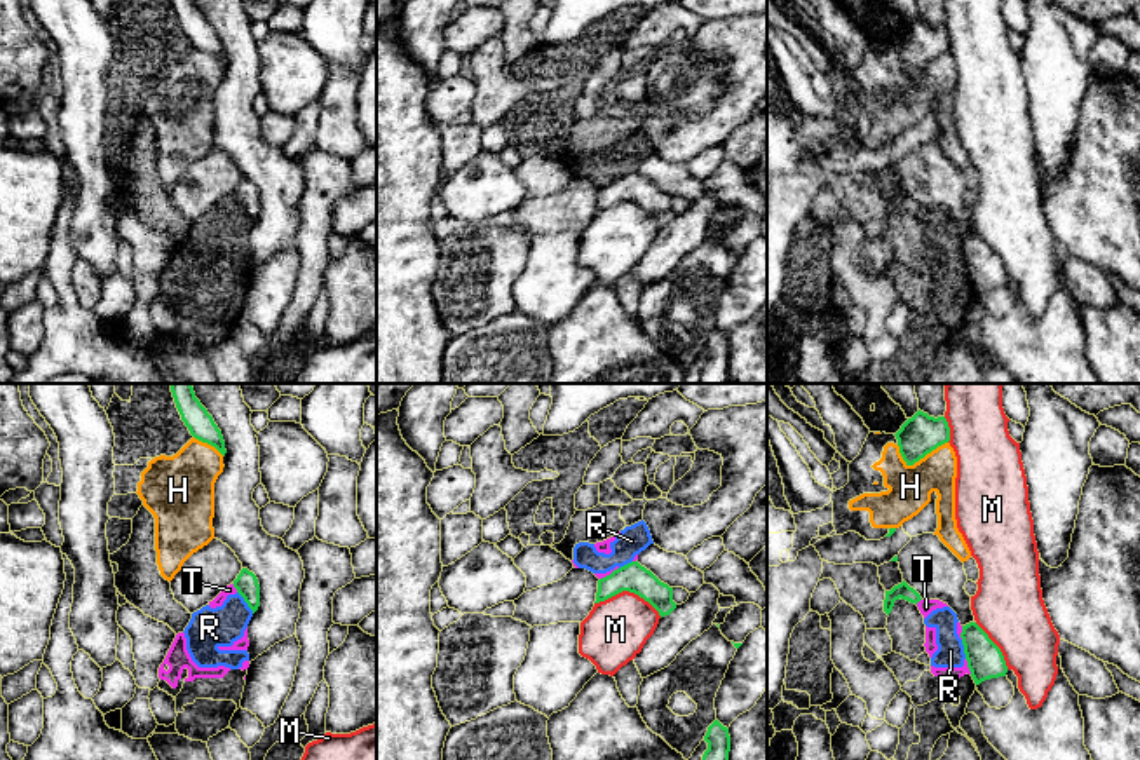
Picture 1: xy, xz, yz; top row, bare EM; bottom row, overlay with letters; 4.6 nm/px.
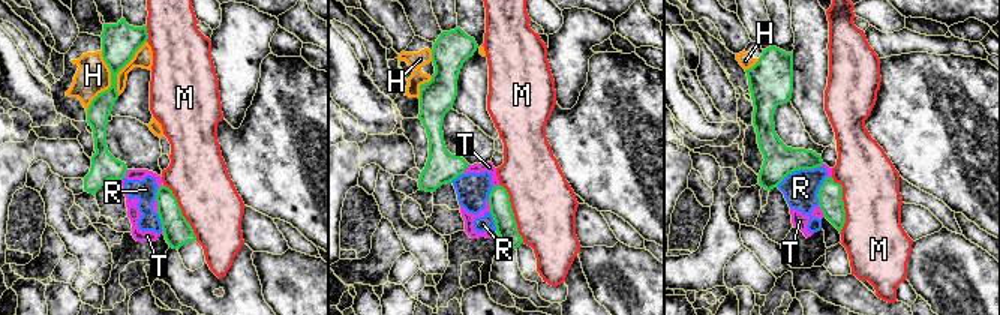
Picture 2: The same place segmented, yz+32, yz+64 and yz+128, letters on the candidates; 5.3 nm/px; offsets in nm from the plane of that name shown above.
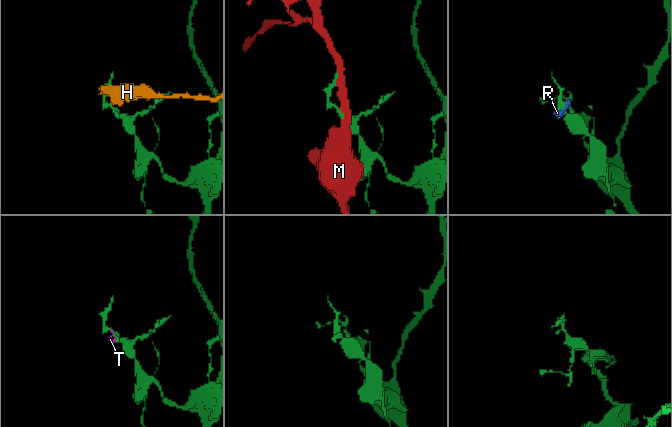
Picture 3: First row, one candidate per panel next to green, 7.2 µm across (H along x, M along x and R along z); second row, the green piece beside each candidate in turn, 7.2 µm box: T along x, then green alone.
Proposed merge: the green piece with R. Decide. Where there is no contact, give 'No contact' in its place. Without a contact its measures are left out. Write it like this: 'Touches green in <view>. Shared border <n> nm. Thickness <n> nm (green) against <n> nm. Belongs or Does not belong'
Touches green in xy. Shared border 130 nm. Thickness 110 nm (green) against 190 nm. Does not belong

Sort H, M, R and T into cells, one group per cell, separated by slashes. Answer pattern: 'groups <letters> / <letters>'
groups H / M / R T

